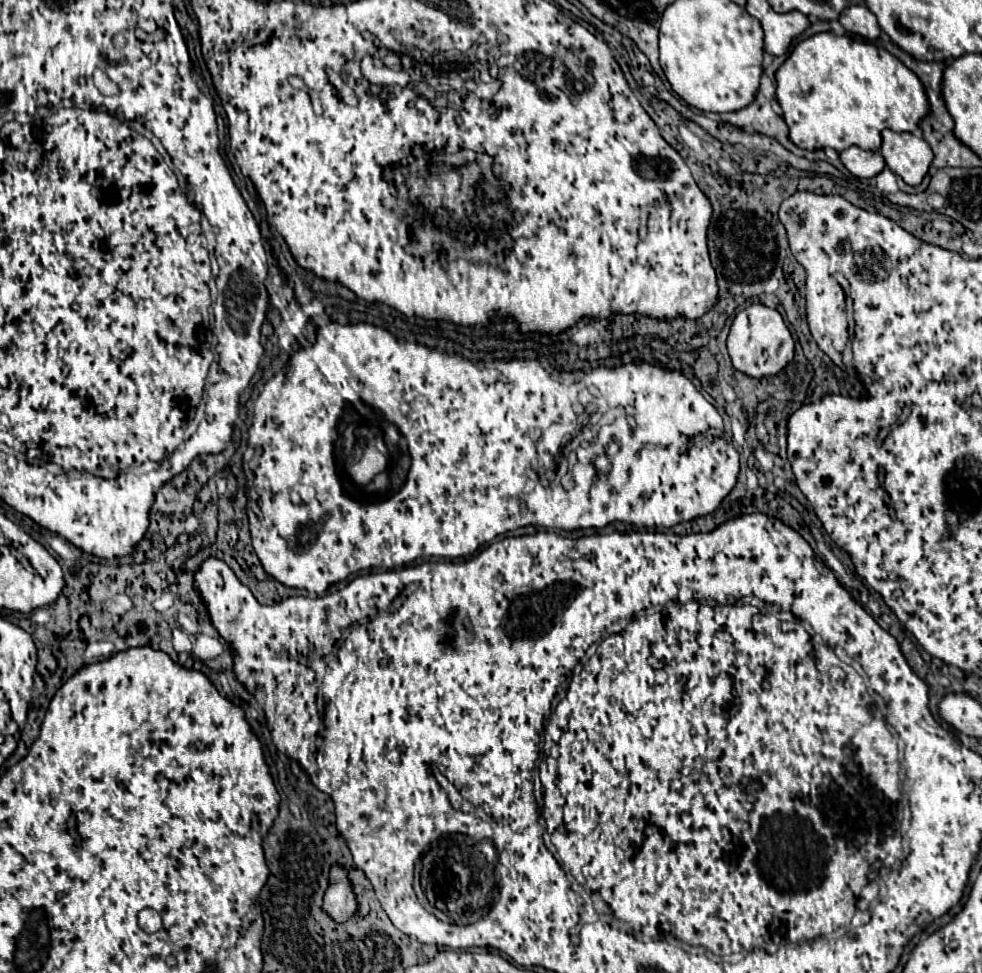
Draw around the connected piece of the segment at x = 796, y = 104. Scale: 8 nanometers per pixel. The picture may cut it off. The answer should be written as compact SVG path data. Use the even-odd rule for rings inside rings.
M821 32L821 34L815 34L811 38L805 38L801 40L793 52L789 54L789 58L783 62L783 66L777 70L775 74L777 78L777 102L781 104L783 108L783 120L787 122L789 126L789 136L791 140L799 146L799 148L805 148L805 150L819 150L819 148L833 148L837 152L849 148L849 146L859 146L859 148L865 148L865 150L879 150L881 148L881 130L889 128L893 132L915 132L919 128L919 122L929 114L929 100L925 96L925 88L921 84L921 80L899 60L895 58L893 54L889 54L885 48L881 46L875 46L859 36L853 36L853 34L843 34L843 36L837 36L837 34L831 34L831 32Z

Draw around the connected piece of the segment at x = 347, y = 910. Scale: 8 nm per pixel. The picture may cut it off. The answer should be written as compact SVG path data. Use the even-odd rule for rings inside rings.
M339 866L331 868L331 888L325 892L323 908L337 922L347 920L357 910L357 902L351 892L351 884L347 880L347 874Z

